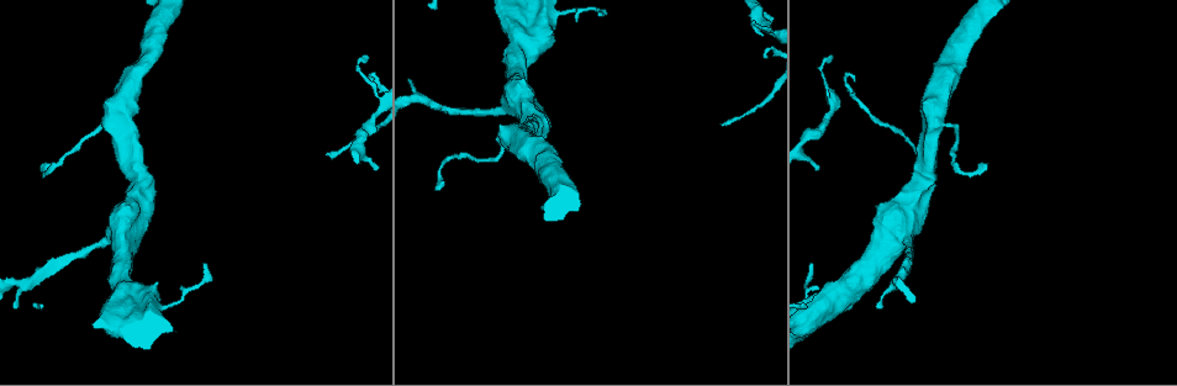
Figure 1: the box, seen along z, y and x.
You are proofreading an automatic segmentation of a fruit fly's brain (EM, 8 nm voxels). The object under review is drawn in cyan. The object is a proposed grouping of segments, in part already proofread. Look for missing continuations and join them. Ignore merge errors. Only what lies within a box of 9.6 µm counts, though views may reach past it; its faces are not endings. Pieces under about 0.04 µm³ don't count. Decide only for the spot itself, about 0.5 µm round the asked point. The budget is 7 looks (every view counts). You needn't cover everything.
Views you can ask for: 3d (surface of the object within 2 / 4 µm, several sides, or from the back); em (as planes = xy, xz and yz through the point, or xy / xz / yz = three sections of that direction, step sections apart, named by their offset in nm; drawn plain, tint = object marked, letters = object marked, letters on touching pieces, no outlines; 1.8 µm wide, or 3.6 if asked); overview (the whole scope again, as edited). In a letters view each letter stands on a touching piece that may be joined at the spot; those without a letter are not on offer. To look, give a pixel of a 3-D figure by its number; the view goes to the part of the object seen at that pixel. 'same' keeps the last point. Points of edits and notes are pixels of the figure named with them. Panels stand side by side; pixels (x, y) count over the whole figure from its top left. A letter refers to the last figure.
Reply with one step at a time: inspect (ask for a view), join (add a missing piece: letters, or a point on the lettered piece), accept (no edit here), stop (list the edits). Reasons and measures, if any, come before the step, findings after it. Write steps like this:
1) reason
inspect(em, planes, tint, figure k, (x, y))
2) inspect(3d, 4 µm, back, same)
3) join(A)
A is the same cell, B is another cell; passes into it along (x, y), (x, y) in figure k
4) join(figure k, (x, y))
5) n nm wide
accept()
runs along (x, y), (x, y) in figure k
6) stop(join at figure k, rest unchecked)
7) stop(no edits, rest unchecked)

an open end
inspect(3d, 4 µm, figure 1, (965, 63))

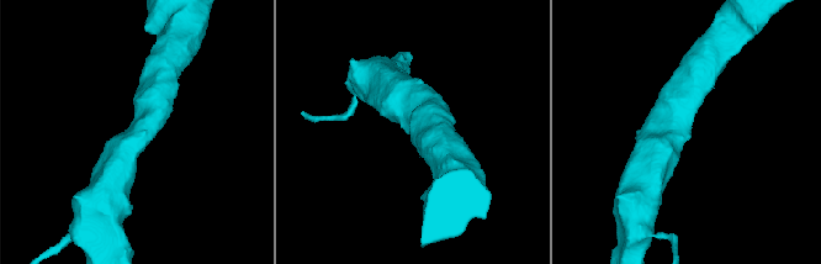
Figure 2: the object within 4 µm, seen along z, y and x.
inspect(em, yz, step 4, letters, figure 2, (686, 131))

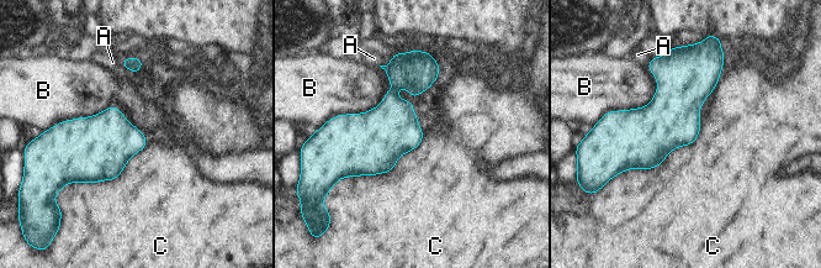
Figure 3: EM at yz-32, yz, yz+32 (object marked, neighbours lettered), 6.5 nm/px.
cut it another way
inspect(em, planes, letters, same)

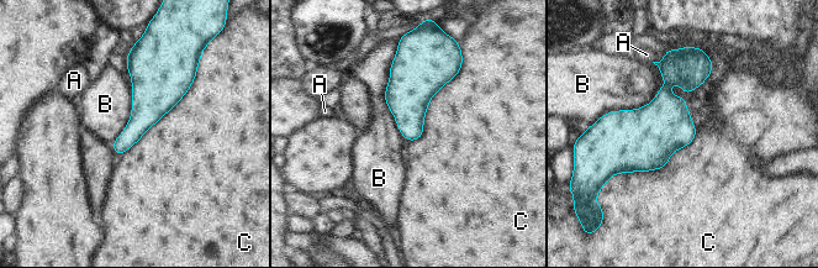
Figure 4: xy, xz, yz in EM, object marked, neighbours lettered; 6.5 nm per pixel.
accept()
A, B and C are other cells; no lettered piece goes on from it

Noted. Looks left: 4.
free end
inspect(em, 3.6 µm, xz, step 8, letters, figure 1, (43, 163))

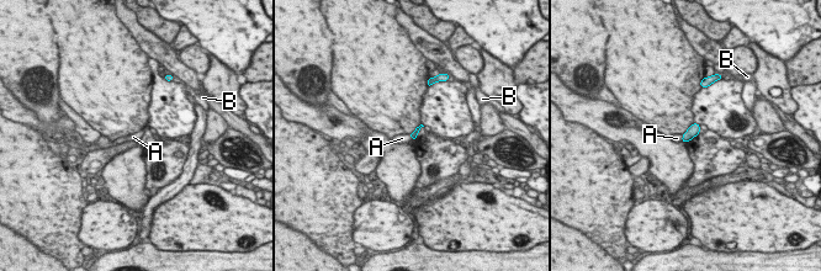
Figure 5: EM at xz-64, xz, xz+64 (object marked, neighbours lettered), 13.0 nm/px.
another direction
inspect(em, 3.6 µm, planes, letters, same)

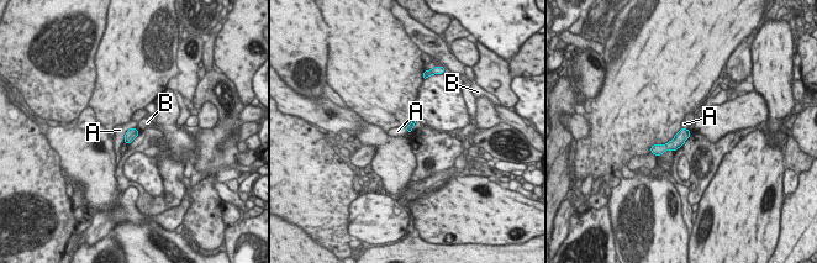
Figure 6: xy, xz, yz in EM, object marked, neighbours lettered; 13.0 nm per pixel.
90 nm wide
accept()
A and B are other cells; no lettered piece goes on from it

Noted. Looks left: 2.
end of a long branch
inspect(em, xz, step 4, letters, figure 1, (203, 263))

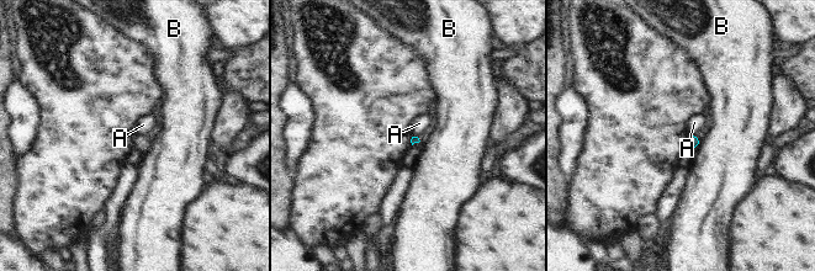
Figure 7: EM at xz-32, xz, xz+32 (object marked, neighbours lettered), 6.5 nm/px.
another direction
inspect(em, planes, letters, same)

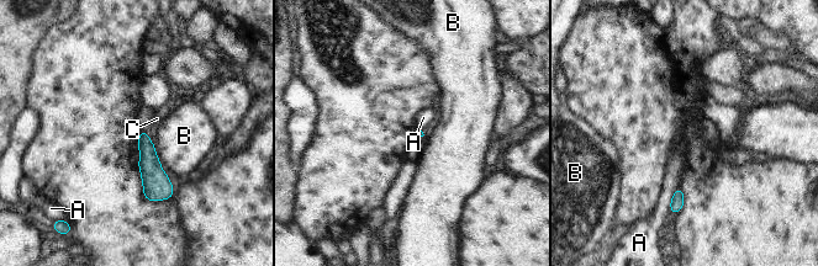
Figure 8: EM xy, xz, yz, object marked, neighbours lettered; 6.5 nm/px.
accept()
A, B and C are other cells; border along (677, 187), (671, 198), (669, 211) in figure 8; none of them fits

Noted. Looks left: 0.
stop(no edits, rest unchecked)

